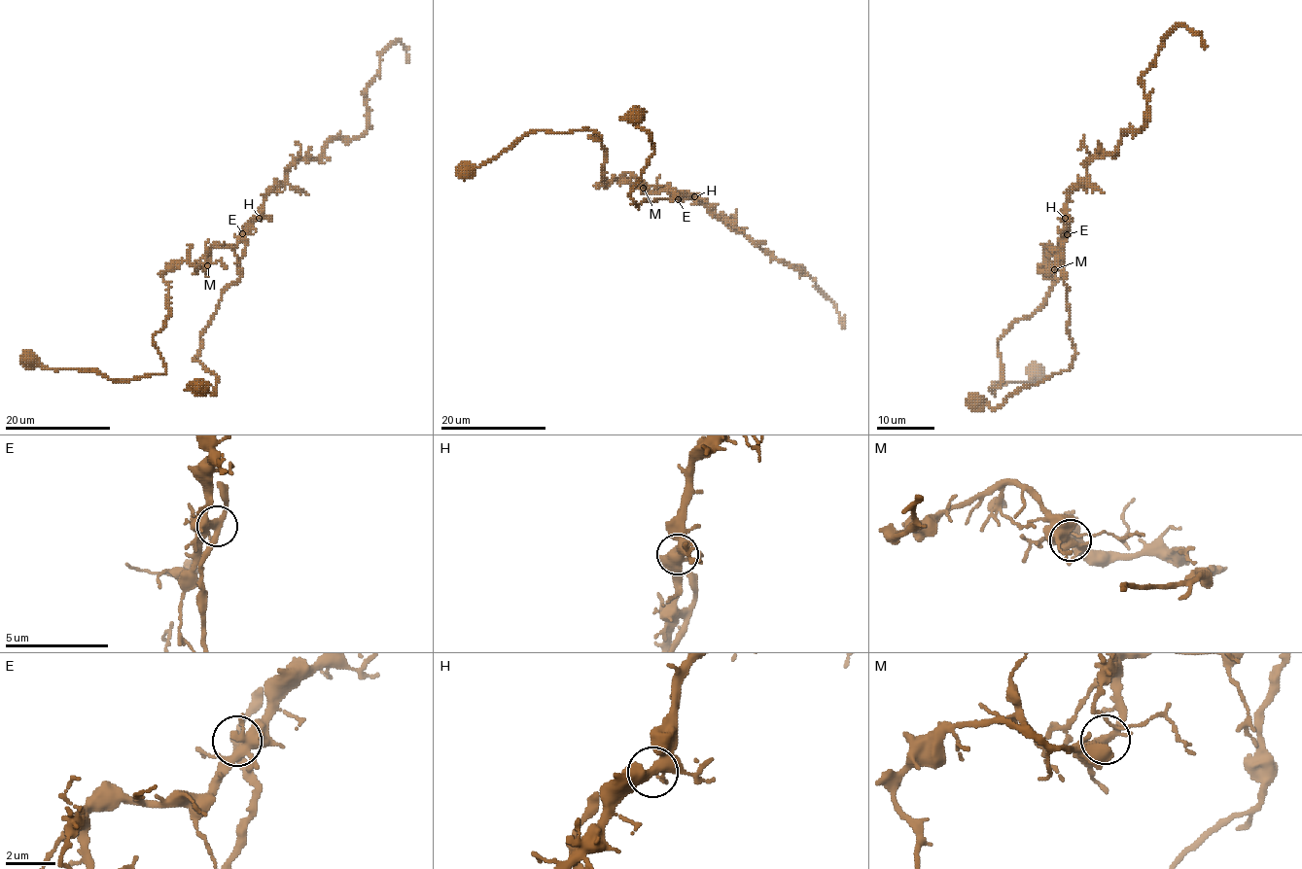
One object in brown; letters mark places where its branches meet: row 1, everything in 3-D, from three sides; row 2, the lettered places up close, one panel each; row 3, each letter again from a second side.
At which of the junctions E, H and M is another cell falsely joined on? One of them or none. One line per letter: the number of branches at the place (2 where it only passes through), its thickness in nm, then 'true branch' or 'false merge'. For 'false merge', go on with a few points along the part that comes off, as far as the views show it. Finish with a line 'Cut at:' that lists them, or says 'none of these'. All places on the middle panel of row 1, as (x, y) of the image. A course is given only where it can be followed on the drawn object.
E: branches 4; calibre 360 nm; false merge; course (678, 199), (682, 195), (646, 199), (637, 206), (630, 196), (653, 150), (647, 131), (631, 118), (631, 108)
H: branches 4; calibre 400 nm; true branch
M: branches 4; calibre 400 nm; true branch
Cut at: E

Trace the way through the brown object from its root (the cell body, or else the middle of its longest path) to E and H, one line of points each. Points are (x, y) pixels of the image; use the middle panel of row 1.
E: (652, 191), (670, 191), (678, 199)
H: (652, 191), (670, 191), (674, 194), (694, 196)

